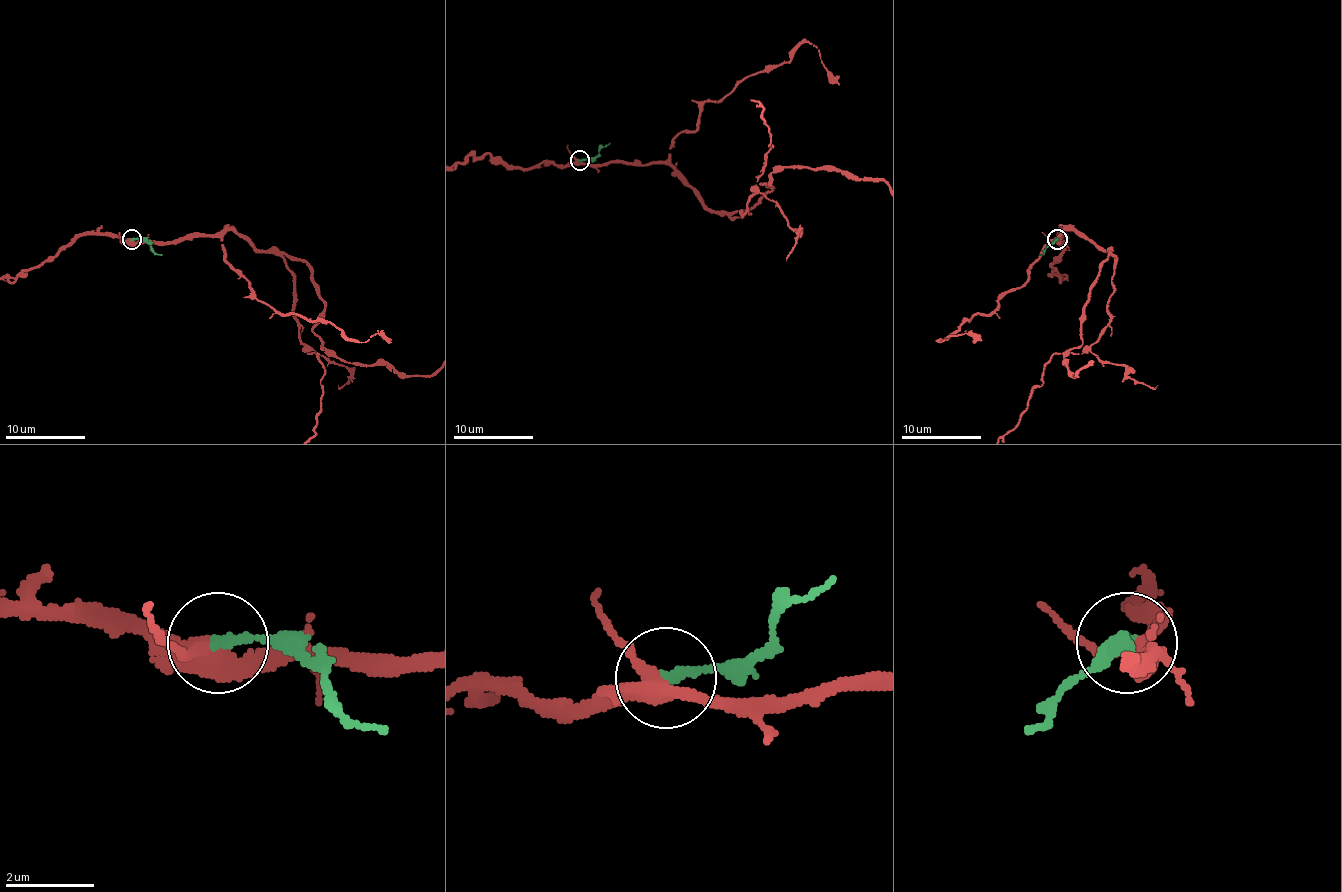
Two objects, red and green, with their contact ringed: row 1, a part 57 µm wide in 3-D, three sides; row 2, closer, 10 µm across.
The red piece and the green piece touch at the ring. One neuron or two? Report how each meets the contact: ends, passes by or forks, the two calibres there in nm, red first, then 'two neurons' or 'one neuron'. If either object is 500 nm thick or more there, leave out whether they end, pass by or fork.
red forks there; green ends there; 360 nm thick on the red side, 200 nm on the other; two neurons

